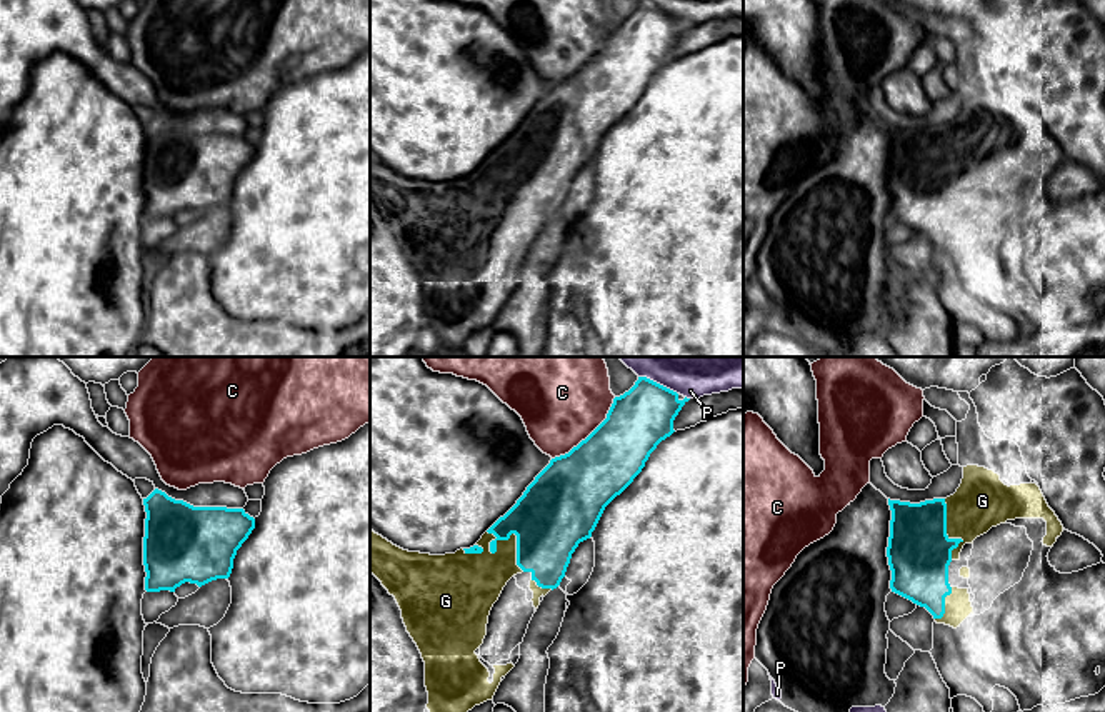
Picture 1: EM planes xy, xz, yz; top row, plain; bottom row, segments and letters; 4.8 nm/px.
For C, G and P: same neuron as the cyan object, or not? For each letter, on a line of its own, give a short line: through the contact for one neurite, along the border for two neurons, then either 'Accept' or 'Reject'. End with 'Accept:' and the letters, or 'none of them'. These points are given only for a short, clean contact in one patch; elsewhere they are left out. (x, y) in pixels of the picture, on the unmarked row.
C: Reject
G: Accept
P: Reject
Accept: G

